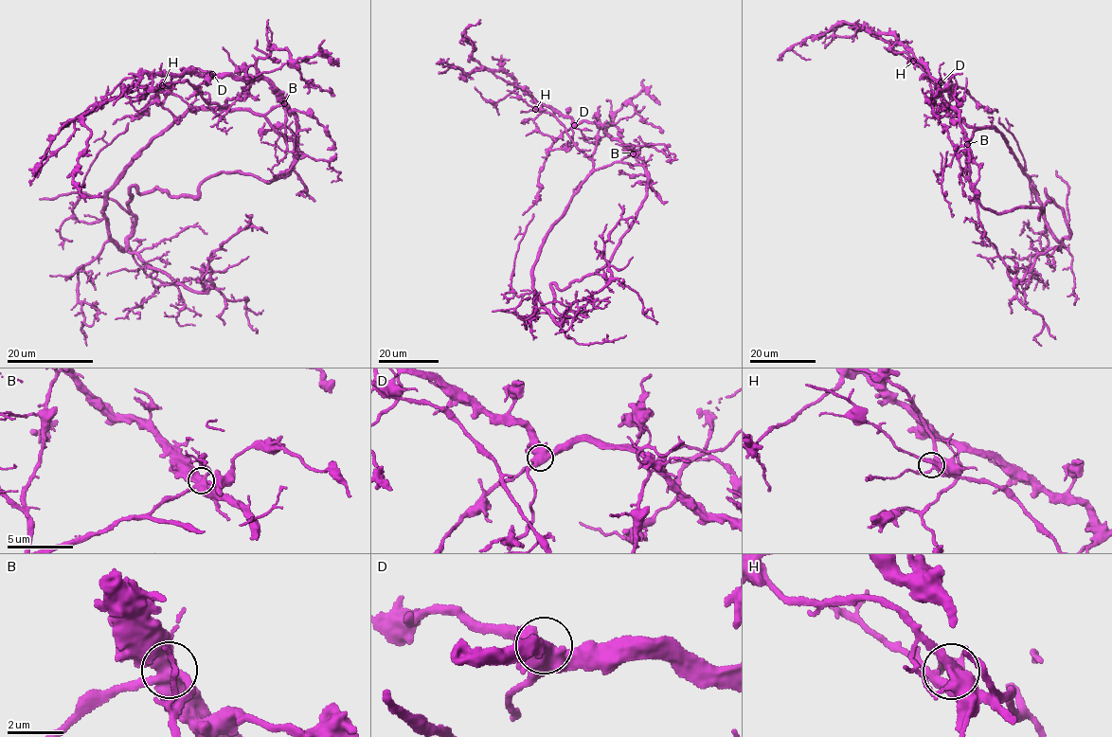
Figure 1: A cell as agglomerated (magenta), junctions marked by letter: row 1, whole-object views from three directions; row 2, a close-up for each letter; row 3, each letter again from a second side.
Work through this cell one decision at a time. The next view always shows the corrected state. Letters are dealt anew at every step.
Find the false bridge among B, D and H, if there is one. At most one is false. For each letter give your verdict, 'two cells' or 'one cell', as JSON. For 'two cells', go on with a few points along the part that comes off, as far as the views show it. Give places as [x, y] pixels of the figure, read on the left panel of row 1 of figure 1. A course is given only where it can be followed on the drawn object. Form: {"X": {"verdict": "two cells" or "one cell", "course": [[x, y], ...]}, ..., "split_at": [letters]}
{"B": {"verdict": "one cell"}, "D": {"verdict": "one cell"}, "H": {"verdict": "one cell"}, "split_at": []}

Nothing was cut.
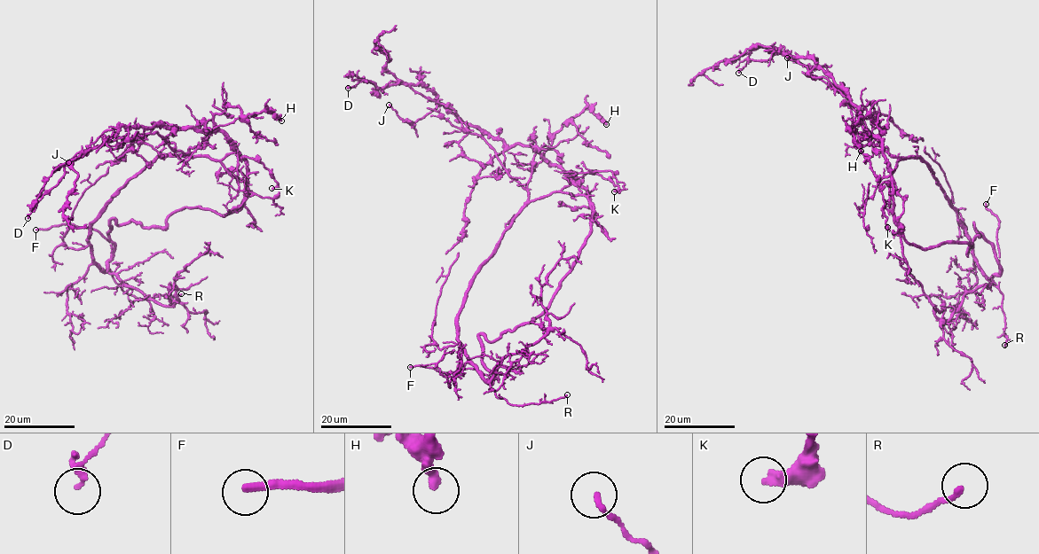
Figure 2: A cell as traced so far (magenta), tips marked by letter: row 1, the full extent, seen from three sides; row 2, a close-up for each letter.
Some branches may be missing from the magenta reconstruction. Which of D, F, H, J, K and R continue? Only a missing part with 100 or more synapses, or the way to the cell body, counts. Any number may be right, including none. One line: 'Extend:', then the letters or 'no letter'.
Extend: F

